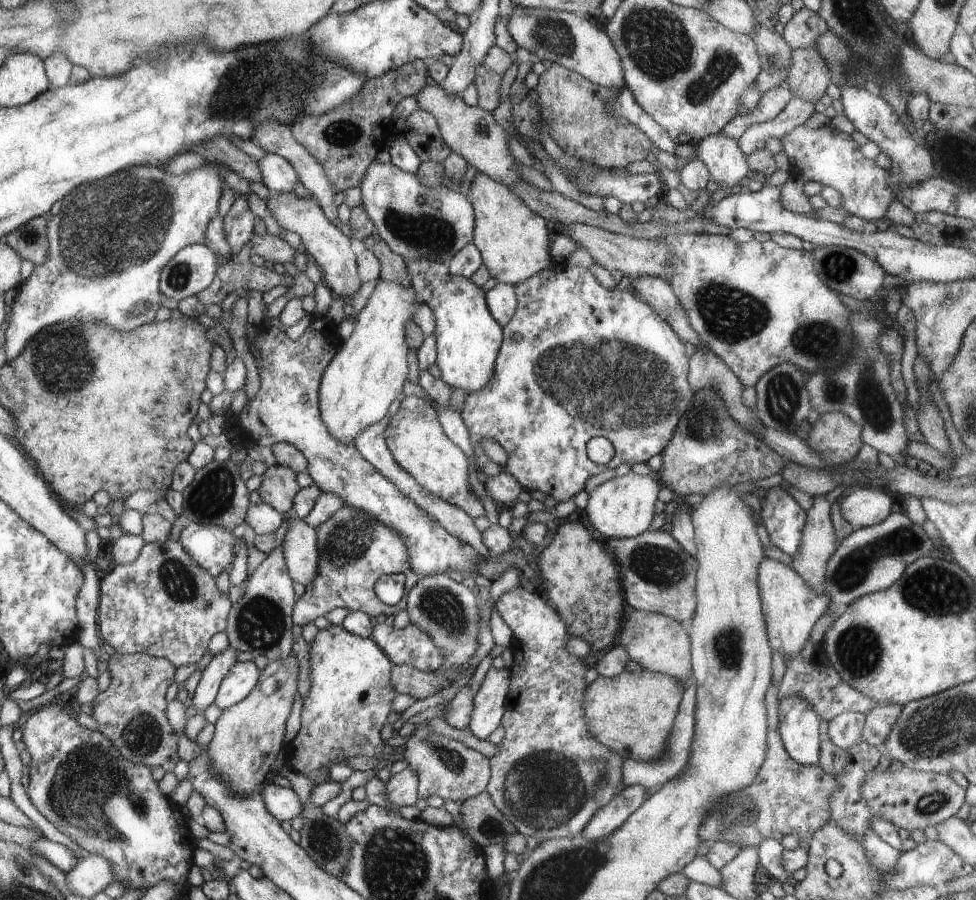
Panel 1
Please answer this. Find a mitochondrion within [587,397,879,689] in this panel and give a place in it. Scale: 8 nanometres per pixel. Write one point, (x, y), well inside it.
(662, 566)

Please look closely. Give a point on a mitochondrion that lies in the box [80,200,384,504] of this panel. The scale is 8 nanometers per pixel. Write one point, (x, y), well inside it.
(179, 277)

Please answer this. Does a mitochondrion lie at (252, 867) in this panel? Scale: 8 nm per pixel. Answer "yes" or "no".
no

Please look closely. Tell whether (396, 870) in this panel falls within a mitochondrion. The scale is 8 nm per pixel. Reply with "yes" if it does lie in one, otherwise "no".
yes

